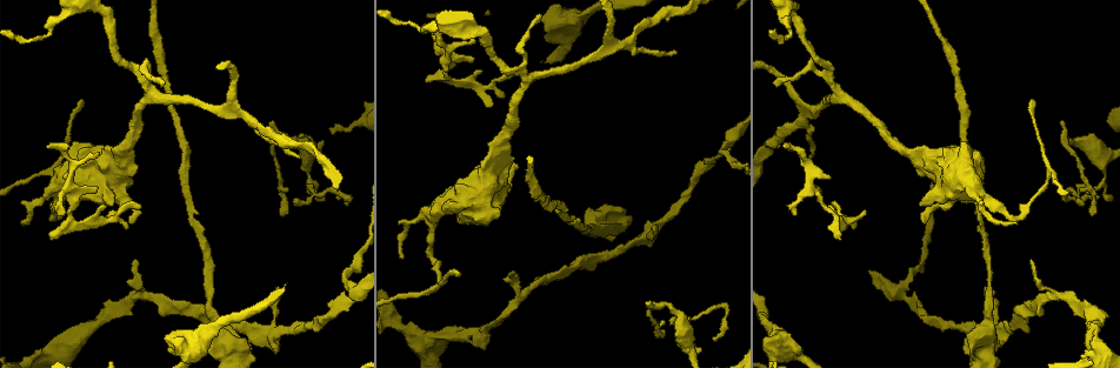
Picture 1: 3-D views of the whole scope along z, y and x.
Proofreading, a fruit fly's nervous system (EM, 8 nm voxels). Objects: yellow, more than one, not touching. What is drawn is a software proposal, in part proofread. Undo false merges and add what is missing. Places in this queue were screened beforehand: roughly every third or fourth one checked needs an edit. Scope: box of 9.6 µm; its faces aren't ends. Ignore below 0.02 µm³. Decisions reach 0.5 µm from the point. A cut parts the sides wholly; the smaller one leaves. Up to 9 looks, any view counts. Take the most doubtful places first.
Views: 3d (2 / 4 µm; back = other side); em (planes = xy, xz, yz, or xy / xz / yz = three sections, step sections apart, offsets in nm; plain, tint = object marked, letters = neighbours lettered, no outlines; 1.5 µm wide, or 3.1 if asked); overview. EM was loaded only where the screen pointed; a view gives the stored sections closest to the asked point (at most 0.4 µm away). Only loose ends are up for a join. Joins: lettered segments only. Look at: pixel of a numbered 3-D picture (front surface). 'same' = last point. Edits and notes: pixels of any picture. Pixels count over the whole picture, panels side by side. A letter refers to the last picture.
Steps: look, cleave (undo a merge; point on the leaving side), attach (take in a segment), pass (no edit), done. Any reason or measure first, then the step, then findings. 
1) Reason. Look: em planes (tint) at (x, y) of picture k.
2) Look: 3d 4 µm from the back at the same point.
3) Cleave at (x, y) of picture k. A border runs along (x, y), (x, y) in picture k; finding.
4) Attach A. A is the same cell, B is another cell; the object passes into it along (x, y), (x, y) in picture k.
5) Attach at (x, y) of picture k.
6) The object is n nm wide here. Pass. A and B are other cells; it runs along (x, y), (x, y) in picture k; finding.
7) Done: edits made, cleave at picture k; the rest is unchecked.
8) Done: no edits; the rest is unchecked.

Sharp bend. Look: em planes (letters) at (1016, 217) of picture 1.

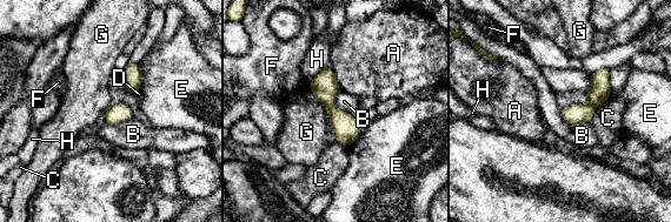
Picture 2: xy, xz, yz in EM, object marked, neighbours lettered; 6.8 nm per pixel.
Cleave at (599, 92) of picture 2. A, B, C, D, E, F, G and H are other cells; a border runs along (590, 102), (595, 107) in picture 2; a second neuron is stuck on.

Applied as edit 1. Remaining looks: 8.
Calibre changes. Look: em planes (tint) at (224, 341) of picture 1.

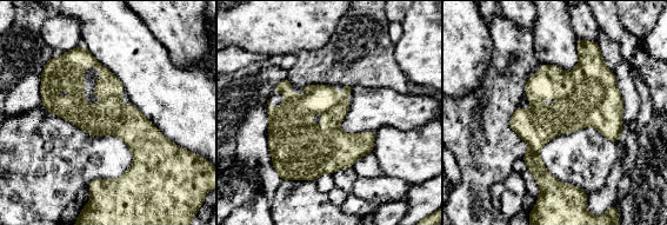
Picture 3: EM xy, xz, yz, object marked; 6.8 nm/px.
Look: em planes (letters) at the same point.

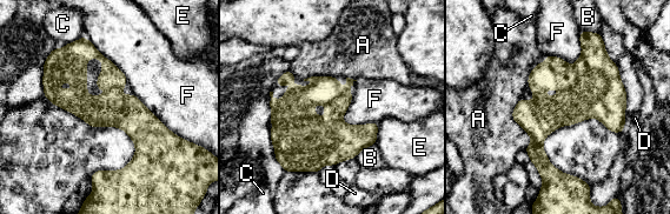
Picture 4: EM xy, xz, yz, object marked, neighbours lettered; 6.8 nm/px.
The object is 260 nm wide here. Pass. A, B, C, D, E and F are other cells; a border runs along (352, 95), (343, 120), (377, 122) in picture 4; continuous, no second neuron.

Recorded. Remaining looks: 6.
Narrows sharply. Look: em xy step 8 (tint) at (978, 210) of picture 1.

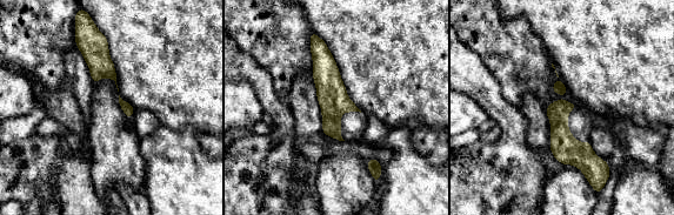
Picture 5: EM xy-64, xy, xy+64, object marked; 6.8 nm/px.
Cut it another way. Look: em planes (tint) at the same point.

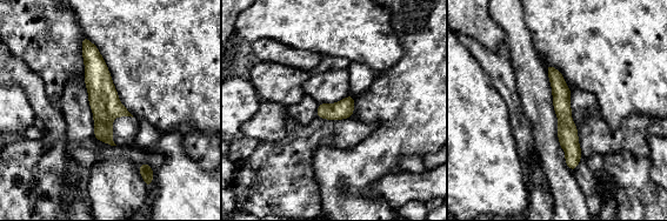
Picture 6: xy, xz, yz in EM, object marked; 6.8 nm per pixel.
Look: em planes (letters) at the same point.

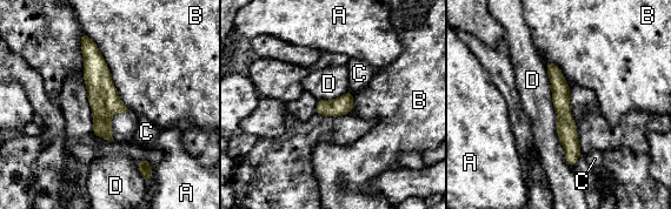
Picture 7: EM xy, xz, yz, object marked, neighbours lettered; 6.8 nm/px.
Pass. A, B, C and D are other cells; a border runs along (544, 61), (557, 122) in picture 7; continuous, no second neuron.

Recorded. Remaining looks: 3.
Tapers out. Look: em yz step 8 (letters) at (1084, 205) of picture 1.

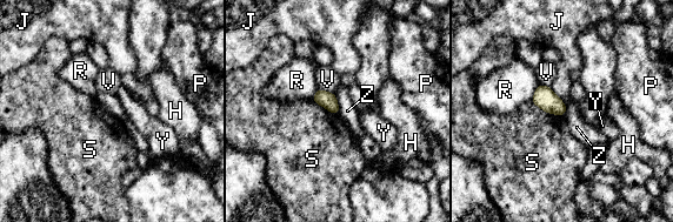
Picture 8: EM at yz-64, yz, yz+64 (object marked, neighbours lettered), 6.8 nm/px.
Another direction. Look: em planes (letters) at the same point.

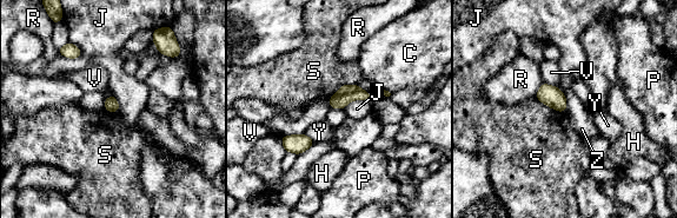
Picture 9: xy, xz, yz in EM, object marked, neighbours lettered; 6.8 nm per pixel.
Pass. C, H, J, P, R, S, V, Y and Z are other cells; a border runs along (563, 92), (566, 111) in picture 9; none of them fits.

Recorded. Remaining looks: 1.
Done: edits made, cleave at picture 2; the rest is unchecked.

